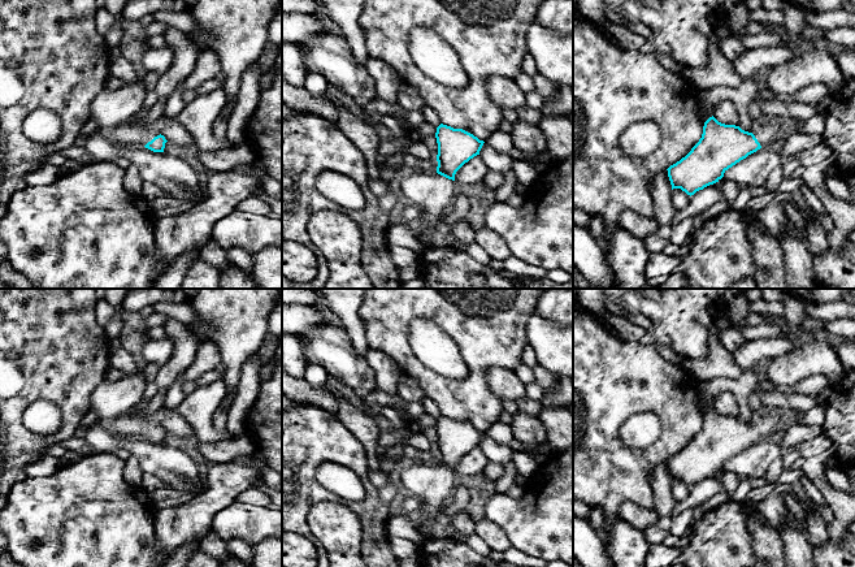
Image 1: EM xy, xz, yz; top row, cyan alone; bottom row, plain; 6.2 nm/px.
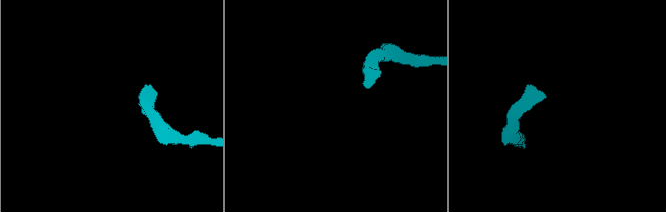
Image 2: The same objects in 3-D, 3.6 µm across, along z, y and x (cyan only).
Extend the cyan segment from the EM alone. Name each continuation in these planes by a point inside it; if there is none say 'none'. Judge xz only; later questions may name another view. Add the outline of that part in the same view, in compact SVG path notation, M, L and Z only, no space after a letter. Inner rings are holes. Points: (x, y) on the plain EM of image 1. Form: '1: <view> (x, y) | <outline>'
1: xz (434, 485) | M415 462L402 473L403 485L420 499L422 511L416 514L418 533L424 541L433 538L430 524L453 498L456 473L437 463Z

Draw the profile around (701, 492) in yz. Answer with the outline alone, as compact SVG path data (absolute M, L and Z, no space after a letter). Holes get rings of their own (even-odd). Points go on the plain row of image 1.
M712 476L696 482L694 486L691 486L689 497L682 502L676 503L670 516L677 516L686 508L694 508L704 503L719 492L721 492L721 484Z

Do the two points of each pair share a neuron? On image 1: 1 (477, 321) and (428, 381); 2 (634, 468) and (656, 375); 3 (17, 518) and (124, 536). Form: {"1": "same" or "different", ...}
{"1": "same", "2": "same", "3": "same"}

